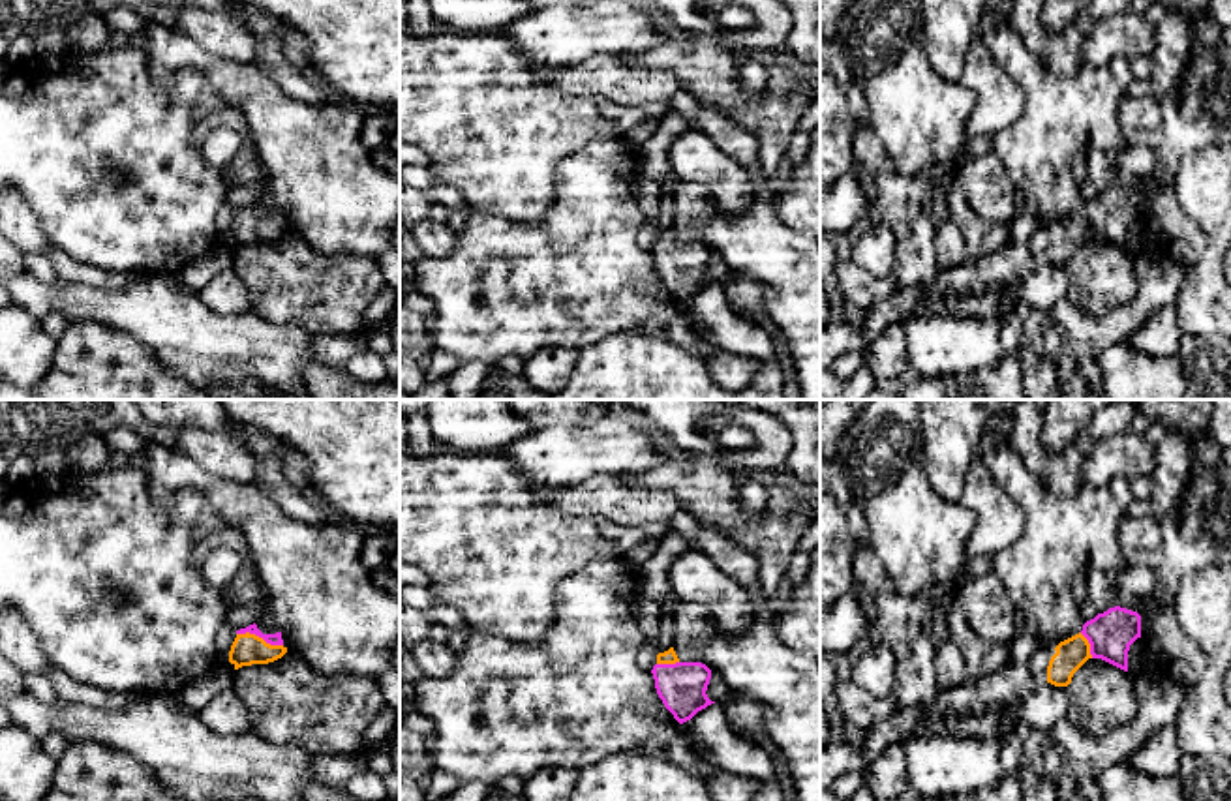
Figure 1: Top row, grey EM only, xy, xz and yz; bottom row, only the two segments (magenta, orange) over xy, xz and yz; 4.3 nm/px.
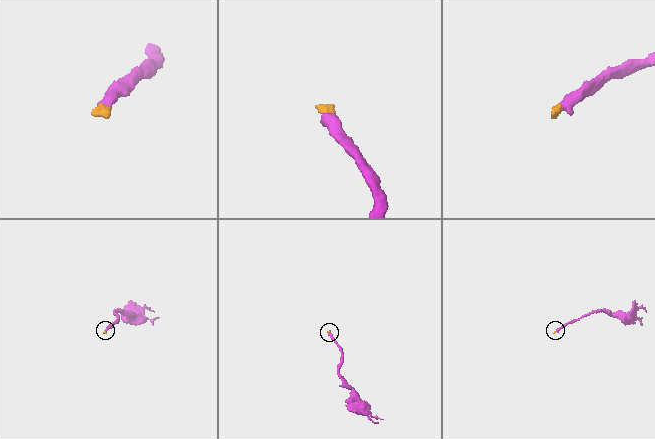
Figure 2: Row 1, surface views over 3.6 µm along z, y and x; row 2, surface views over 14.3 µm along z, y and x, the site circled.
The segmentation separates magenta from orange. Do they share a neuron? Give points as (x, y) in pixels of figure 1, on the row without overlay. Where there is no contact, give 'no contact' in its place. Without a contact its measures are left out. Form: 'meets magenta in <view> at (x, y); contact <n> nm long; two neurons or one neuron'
meets magenta in xy at (259, 216); contact 200 nm long; one neuron

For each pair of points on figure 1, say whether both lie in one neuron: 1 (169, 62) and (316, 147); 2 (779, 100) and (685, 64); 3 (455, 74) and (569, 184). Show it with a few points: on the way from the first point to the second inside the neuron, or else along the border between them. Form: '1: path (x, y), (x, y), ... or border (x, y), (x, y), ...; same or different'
1: path (205, 62), (244, 87), (280, 122); same
2: path (757, 102), (736, 102), (708, 75); same
3: border (590, 143), (560, 162), (556, 203), (547, 216); different

